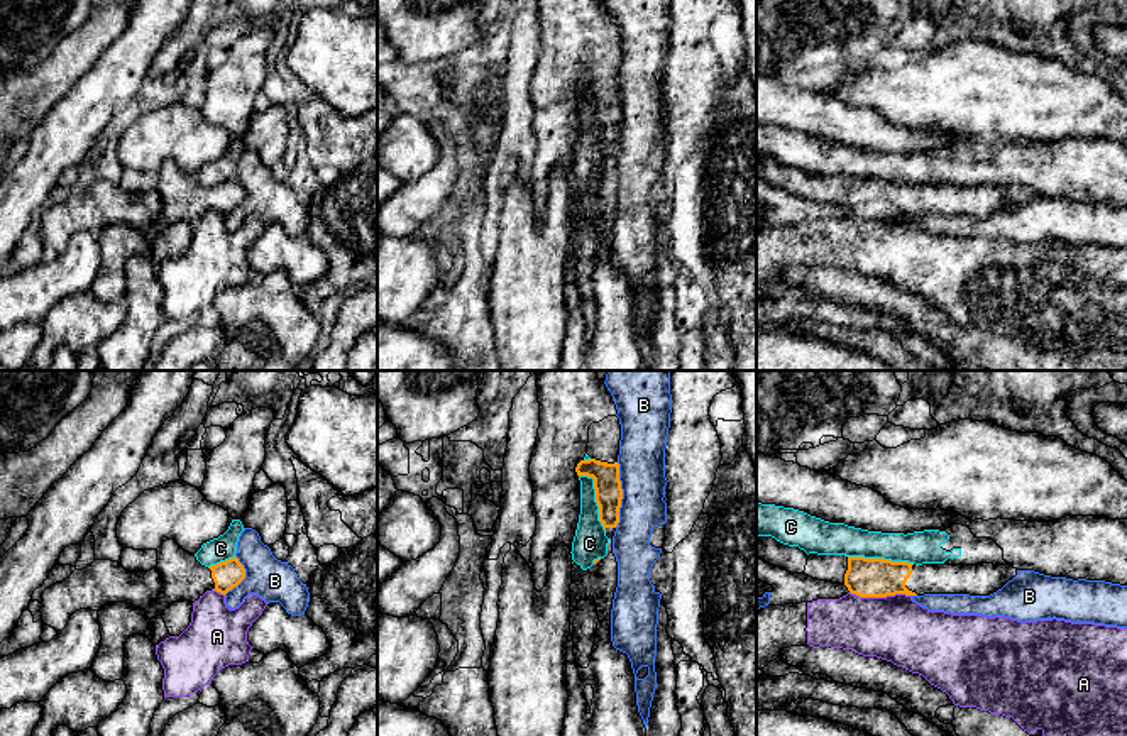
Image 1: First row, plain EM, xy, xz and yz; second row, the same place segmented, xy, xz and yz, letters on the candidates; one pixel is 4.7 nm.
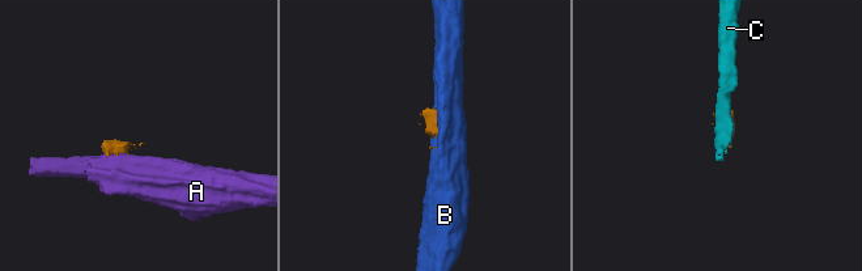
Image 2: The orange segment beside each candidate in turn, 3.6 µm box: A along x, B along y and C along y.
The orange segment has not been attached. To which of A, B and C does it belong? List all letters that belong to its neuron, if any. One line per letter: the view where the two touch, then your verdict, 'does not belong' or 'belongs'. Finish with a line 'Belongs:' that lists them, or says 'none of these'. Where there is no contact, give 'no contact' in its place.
A: yz | does not belong
B: xz | does not belong
C: xz | does not belong
Belongs: none of these

